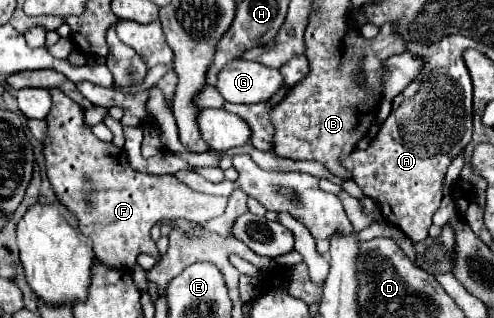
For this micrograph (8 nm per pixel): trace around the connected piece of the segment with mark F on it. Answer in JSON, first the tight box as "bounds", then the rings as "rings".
{"bounds":[43,89,227,269],"rings":[[[49,89],[49,93],[53,99],[53,105],[51,105],[49,115],[45,117],[47,133],[45,133],[45,141],[43,141],[47,177],[57,193],[57,199],[77,215],[81,233],[93,241],[93,253],[95,253],[95,257],[103,259],[103,263],[111,263],[111,267],[131,269],[133,261],[137,261],[137,255],[141,255],[141,253],[159,257],[155,241],[151,239],[151,233],[149,233],[151,227],[159,219],[187,219],[193,223],[205,223],[209,219],[219,217],[225,211],[227,197],[195,193],[187,185],[179,183],[173,175],[159,177],[159,175],[135,171],[129,165],[123,149],[119,149],[113,143],[105,143],[93,135],[91,127],[85,123],[83,109],[75,101],[71,101],[59,89]]]}

